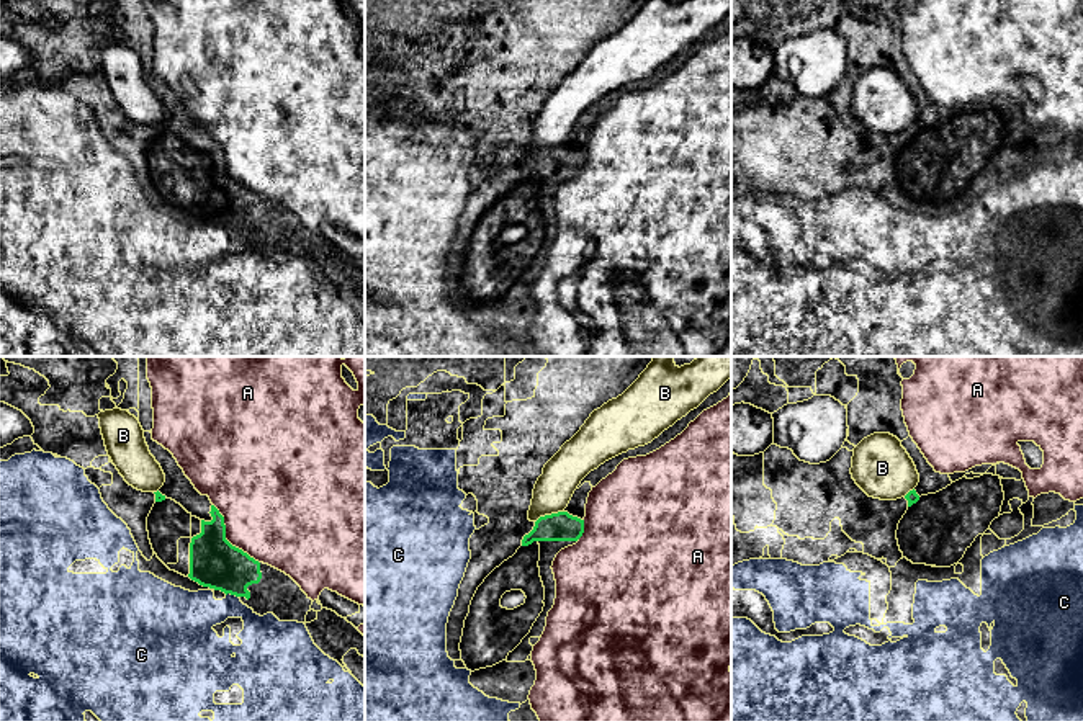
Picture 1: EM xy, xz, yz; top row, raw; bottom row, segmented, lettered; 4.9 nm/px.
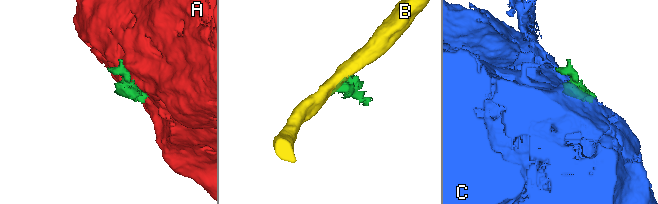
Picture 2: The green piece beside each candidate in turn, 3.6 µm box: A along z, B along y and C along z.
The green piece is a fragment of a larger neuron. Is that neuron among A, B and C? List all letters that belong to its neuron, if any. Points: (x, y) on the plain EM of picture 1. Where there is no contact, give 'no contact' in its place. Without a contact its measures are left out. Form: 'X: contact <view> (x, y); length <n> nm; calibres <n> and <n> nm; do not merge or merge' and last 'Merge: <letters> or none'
A: contact xy (224, 172); length 380 nm; calibres 240 and 440 nm; do not merge
B: contact xz (548, 149); length 150 nm; calibres 140 and 190 nm; do not merge
C: contact xy (233, 228); length 70 nm; calibres 240 and 260 nm; do not merge
Merge: none

